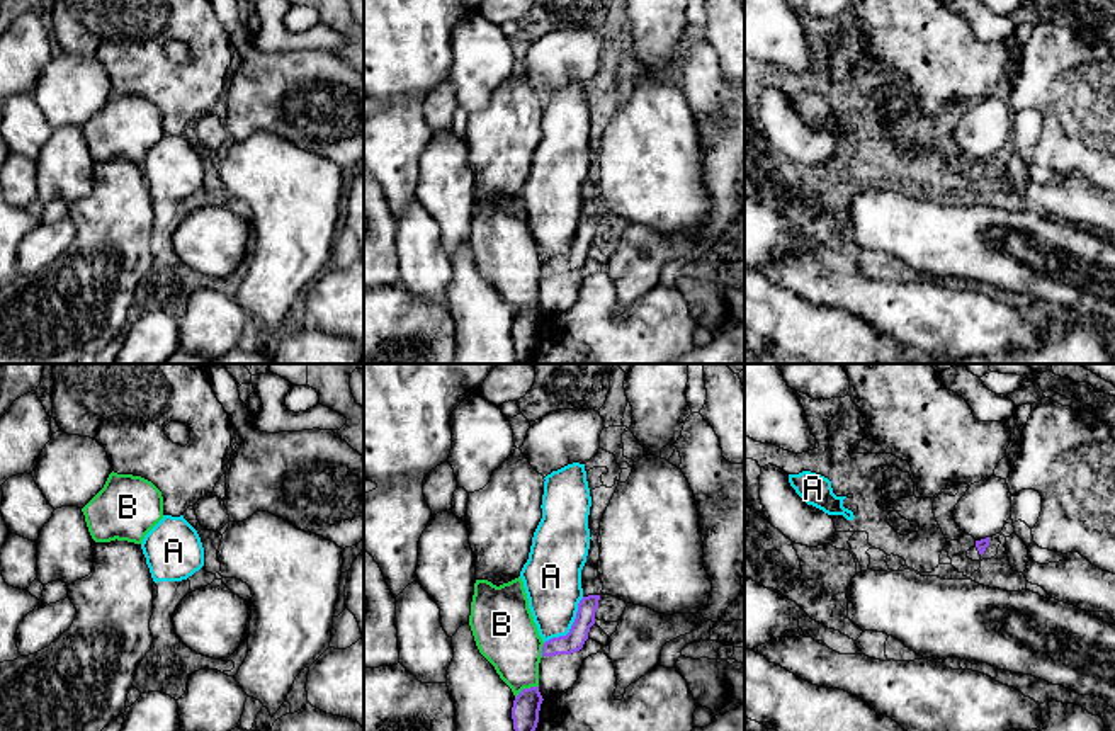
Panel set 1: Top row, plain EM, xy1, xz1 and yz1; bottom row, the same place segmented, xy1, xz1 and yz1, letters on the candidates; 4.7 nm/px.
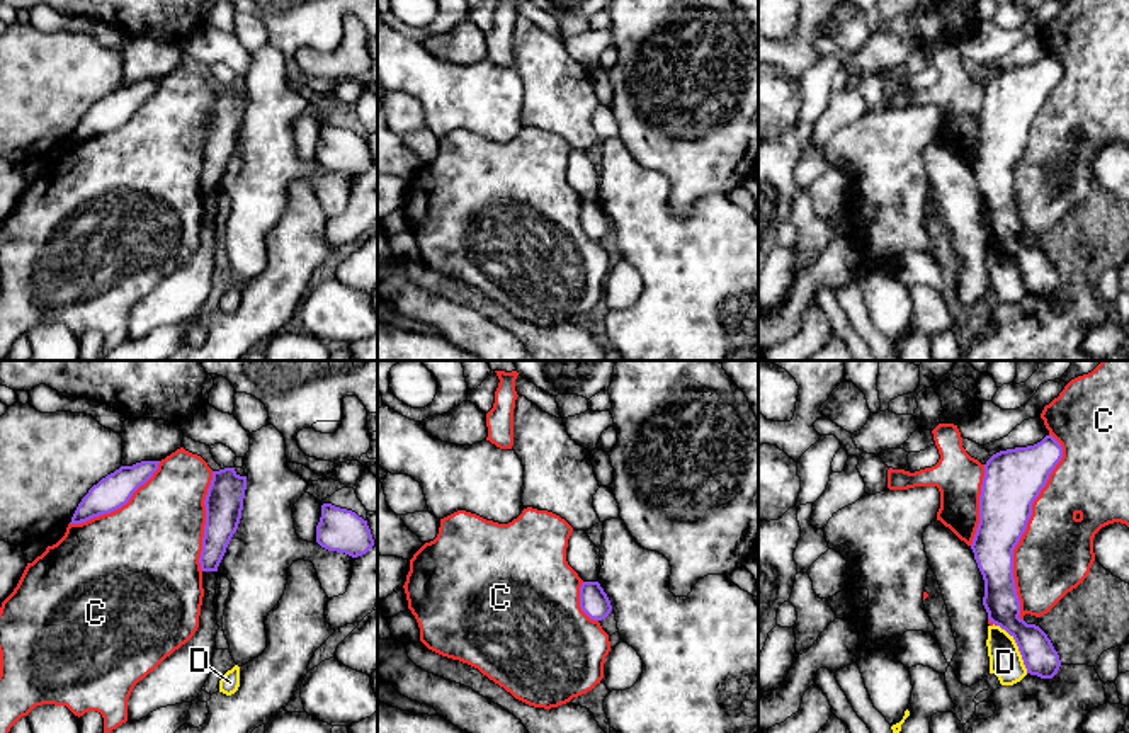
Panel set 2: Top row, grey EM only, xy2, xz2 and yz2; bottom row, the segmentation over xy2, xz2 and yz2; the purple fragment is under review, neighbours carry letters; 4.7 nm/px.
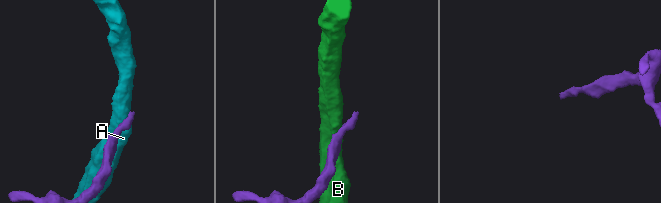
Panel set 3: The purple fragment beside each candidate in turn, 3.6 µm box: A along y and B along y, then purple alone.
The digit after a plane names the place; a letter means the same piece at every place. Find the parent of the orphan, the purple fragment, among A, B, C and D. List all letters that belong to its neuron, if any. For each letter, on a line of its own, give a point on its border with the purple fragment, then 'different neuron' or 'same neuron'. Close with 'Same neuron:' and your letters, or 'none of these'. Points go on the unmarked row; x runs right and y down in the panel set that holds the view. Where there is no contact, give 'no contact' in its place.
A: xz1 (571, 245) | different neuron
B: xz1 (526, 308) | different neuron
C: yz2 (1026, 147) | different neuron
D: yz2 (1019, 267) | different neuron
Same neuron: none of these

